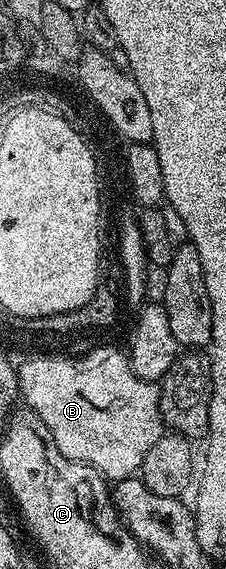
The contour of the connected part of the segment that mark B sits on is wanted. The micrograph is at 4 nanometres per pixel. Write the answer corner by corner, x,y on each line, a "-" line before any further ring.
102,347
100,352
96,353
96,357
92,357
92,361
81,361
78,355
71,355
71,357
28,357
21,365
18,365
16,379
18,393
22,401
24,397
23,404
36,412
38,419
42,419
42,423
46,423
52,436
52,442
56,444
58,451
62,451
62,455
66,455
66,459
81,461
84,465
92,466
93,469
99,471
101,477
109,482
123,481
126,477
139,474
142,459
146,459
146,451
150,451
150,447
154,447
154,443
158,443
158,439
165,436
166,426
160,414
159,384
155,381
141,381
139,377
136,377
127,356
118,349

